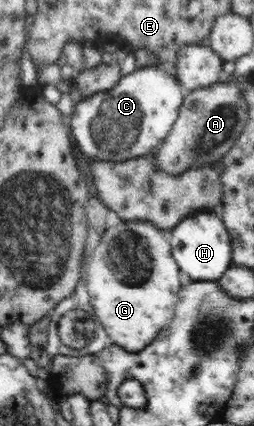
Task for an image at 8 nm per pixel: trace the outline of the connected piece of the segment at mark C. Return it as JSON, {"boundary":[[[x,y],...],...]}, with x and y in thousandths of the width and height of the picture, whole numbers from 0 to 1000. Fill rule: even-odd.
{"boundary":[[[618,153],[531,162],[480,178],[453,207],[394,211],[315,230],[299,258],[256,279],[283,331],[319,364],[394,380],[496,380],[504,373],[591,366],[661,319],[728,249],[693,178],[657,174]]]}

